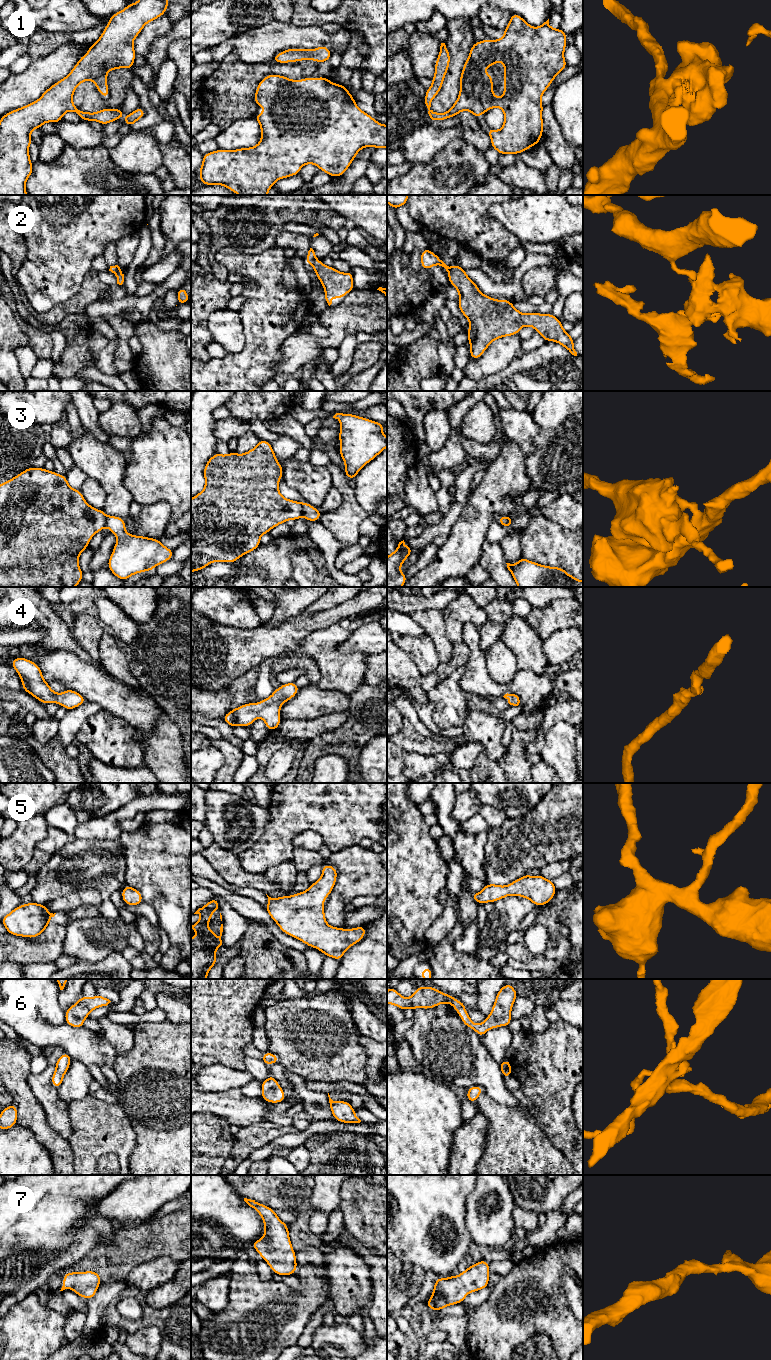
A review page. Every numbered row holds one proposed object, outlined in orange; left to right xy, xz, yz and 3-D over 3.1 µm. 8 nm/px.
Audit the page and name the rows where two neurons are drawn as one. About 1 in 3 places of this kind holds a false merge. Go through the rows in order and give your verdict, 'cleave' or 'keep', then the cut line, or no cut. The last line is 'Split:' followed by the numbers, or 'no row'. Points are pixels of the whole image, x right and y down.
1: keep; no cut
2: cleave; cut in xy along (119, 267), (115, 273)
3: cleave; cut in xz along (301, 503), (303, 515)
4: keep; no cut
5: keep; no cut
6: cleave; cut in xz along (263, 1081), (279, 1086)
7: keep; no cut
Split: 2, 3, 6

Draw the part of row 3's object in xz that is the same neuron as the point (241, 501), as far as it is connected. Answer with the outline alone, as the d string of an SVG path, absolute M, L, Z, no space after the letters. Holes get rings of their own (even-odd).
M260 439L257 446L244 454L215 453L203 471L205 488L191 499L191 572L204 569L212 562L234 563L260 546L260 537L287 520L303 516L302 503L286 499L279 492L283 467L278 463L271 443Z

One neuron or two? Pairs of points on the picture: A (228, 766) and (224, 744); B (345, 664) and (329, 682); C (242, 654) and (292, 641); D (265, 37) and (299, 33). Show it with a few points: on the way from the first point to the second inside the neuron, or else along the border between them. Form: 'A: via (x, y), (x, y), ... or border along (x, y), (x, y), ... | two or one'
A: via (228, 761), (228, 749) | one
B: via (341, 668), (331, 678) | one
C: via (254, 645), (265, 641), (280, 641) | one
D: via (273, 37), (291, 36) | one

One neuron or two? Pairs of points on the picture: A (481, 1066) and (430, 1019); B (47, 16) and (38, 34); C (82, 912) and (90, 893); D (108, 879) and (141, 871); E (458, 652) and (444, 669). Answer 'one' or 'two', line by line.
A: one
B: two
C: two
D: two
E: one

